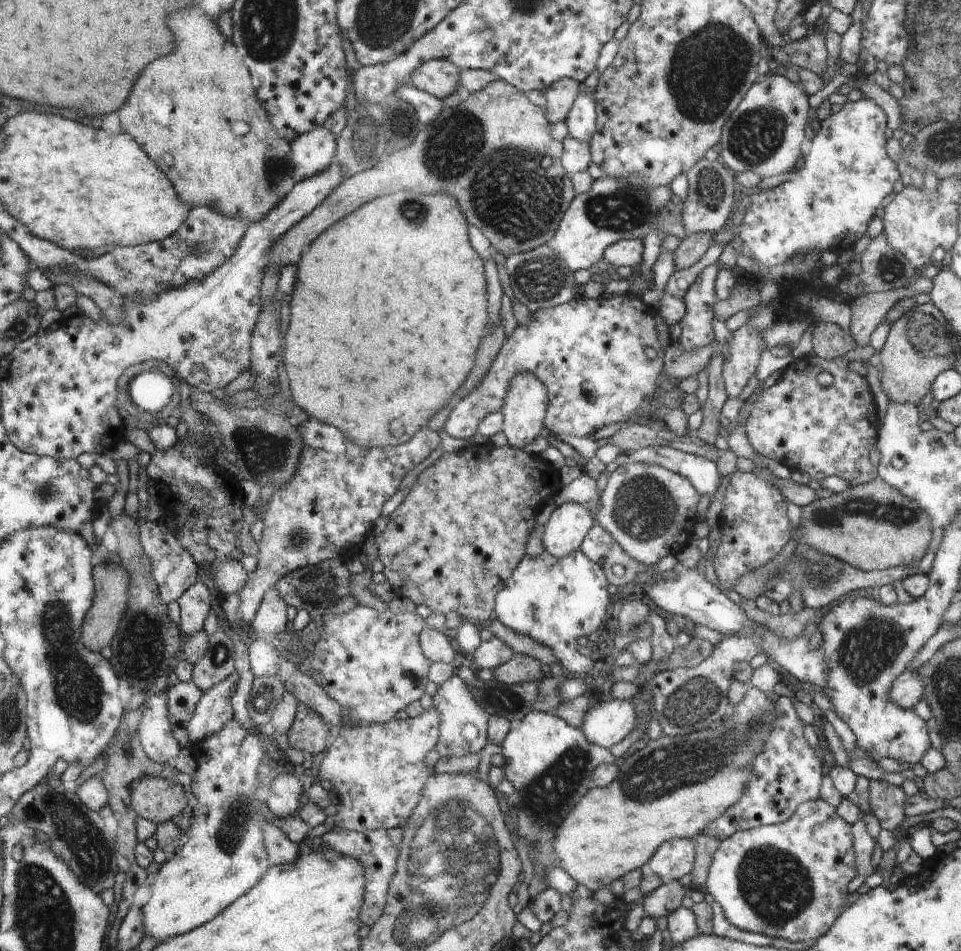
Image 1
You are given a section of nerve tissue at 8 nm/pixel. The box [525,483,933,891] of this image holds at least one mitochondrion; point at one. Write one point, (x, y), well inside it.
(665, 769)

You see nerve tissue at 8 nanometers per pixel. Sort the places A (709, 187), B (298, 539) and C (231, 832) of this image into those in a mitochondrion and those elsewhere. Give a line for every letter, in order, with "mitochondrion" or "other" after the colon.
A: mitochondrion
B: mitochondrion
C: mitochondrion

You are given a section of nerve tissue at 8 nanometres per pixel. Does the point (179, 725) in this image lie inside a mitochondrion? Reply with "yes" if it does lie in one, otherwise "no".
no

